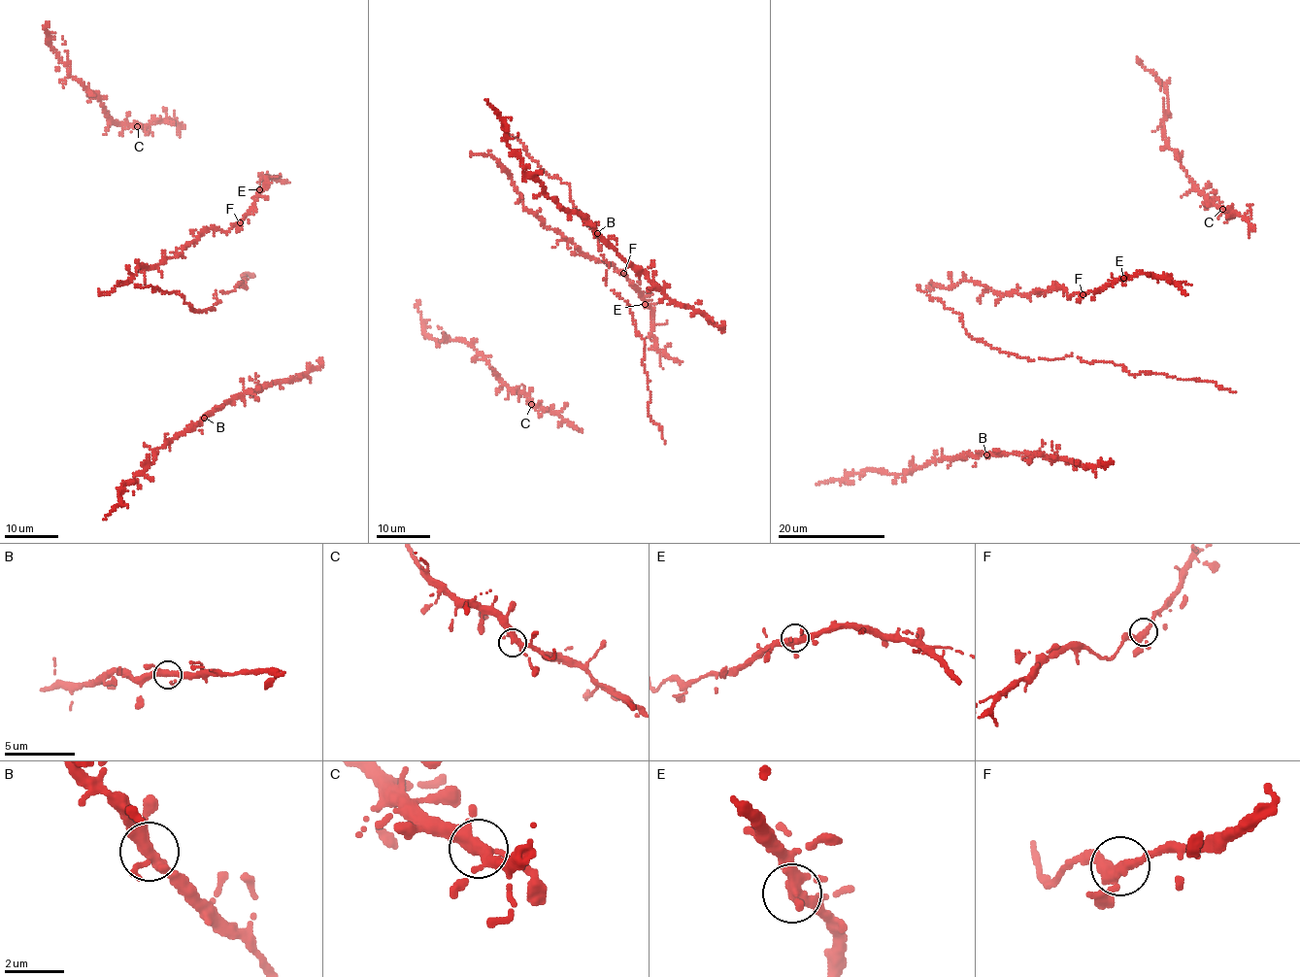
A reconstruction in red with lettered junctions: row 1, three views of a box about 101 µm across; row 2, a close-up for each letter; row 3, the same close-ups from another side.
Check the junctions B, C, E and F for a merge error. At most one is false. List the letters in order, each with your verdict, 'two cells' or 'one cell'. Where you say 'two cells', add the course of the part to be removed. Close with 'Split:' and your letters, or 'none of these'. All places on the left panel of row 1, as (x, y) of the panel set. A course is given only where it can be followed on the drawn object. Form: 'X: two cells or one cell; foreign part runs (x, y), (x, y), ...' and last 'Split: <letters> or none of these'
B: one cell
C: one cell
E: one cell
F: one cell
Split: none of these

